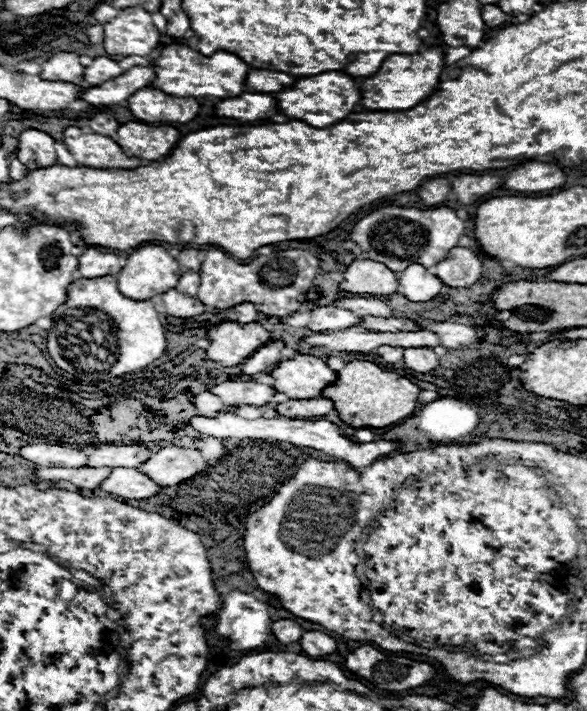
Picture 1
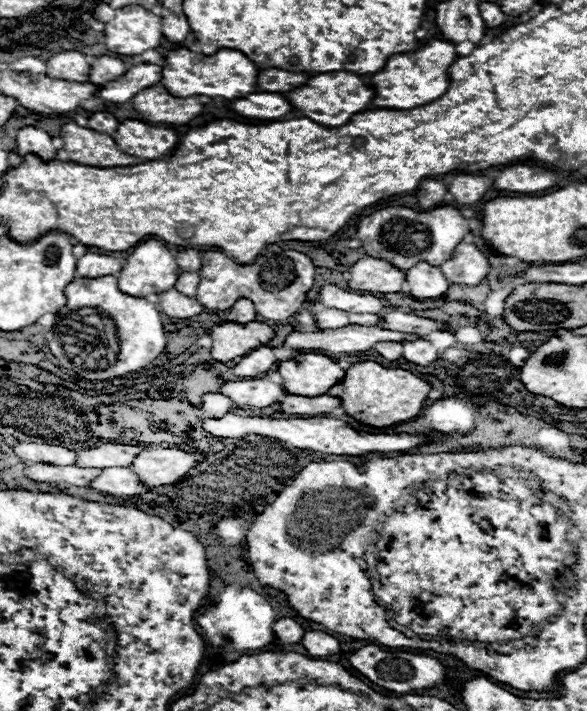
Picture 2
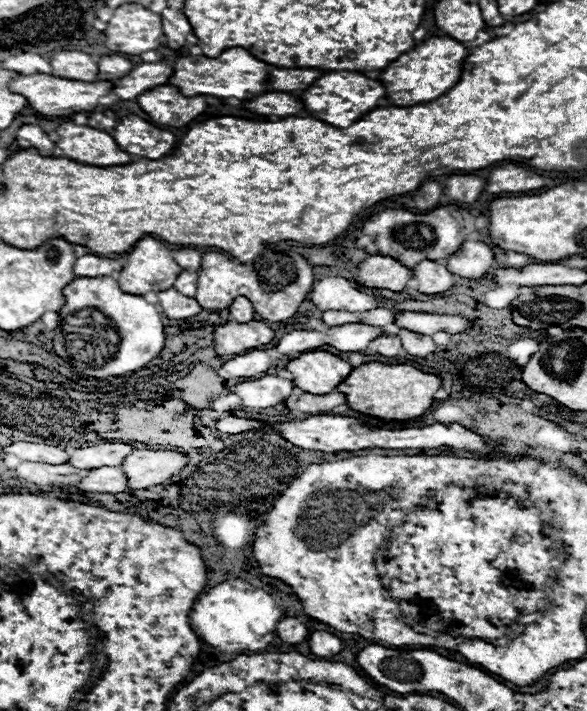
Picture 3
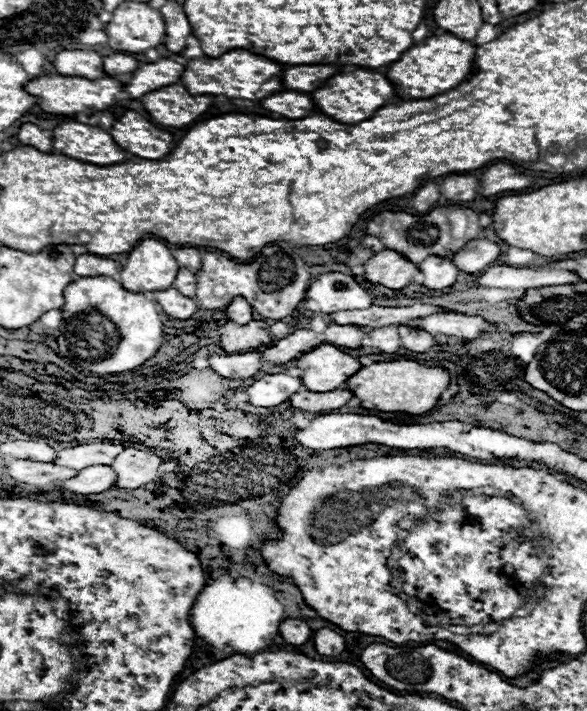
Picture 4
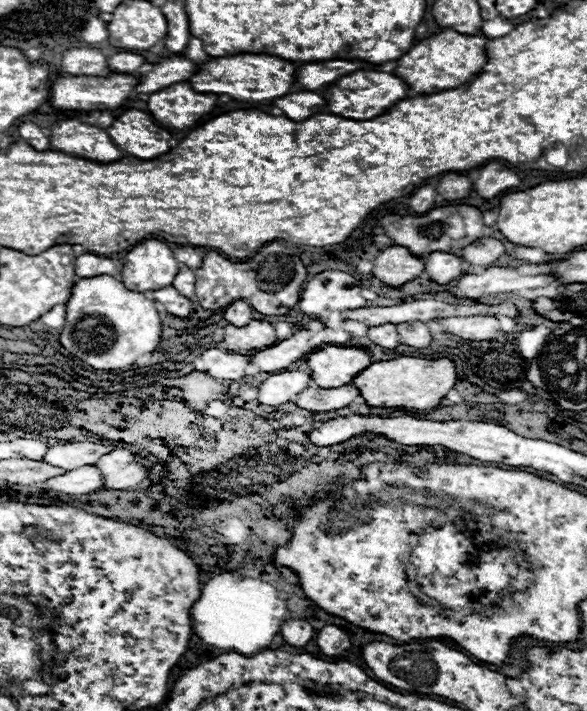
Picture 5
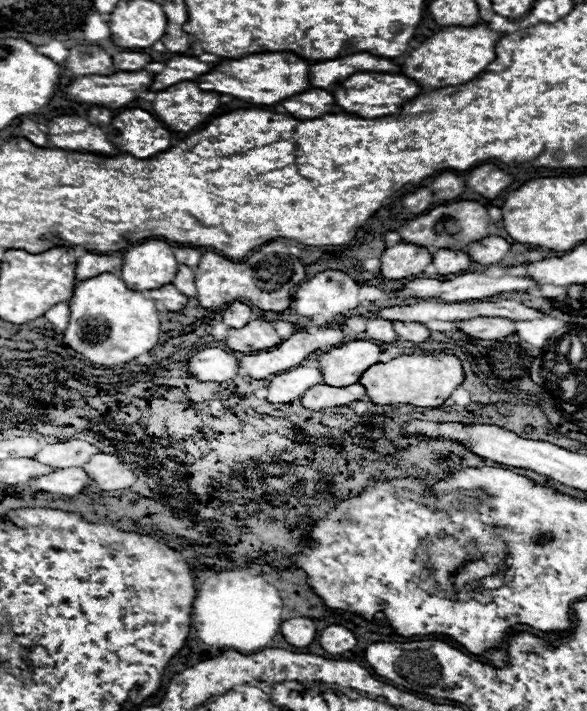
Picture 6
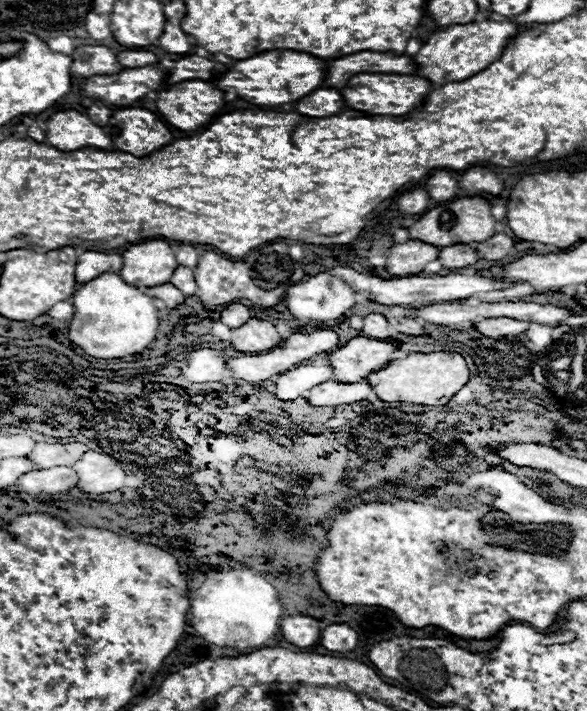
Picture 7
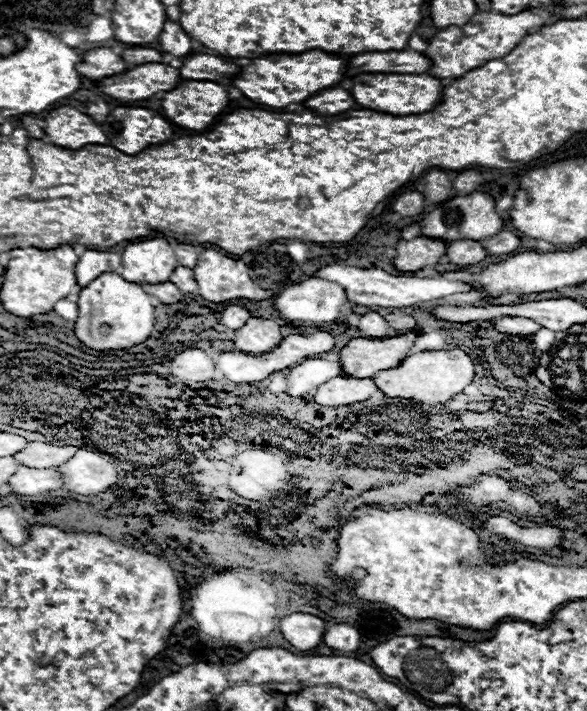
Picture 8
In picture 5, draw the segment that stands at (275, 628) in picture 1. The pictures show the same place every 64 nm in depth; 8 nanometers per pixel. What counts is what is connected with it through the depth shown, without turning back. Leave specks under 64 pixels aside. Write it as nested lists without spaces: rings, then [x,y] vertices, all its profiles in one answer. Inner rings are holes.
[[[300,618],[300,620],[286,620],[284,626],[280,626],[280,634],[284,636],[284,640],[288,644],[304,646],[304,644],[308,644],[312,640],[314,628],[304,618]]]

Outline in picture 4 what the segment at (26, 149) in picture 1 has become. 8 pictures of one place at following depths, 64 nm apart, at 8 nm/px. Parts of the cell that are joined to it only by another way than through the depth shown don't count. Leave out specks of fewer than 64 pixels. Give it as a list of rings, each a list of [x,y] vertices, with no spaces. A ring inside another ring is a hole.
[[[22,124],[18,130],[18,140],[24,146],[34,146],[40,152],[52,152],[52,138],[44,136],[44,132],[34,124]]]

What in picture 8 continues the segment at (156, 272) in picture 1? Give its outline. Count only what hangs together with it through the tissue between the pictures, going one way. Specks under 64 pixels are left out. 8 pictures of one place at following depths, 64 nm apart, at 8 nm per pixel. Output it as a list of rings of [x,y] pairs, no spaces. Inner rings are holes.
[[[164,238],[132,242],[122,252],[120,276],[134,284],[168,282],[178,266],[176,256]]]

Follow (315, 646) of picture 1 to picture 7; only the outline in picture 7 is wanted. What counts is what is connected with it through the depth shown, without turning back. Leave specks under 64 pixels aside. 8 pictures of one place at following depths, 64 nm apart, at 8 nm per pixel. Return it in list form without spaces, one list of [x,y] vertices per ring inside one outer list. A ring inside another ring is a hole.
[[[332,624],[320,634],[320,644],[330,652],[348,652],[358,644],[358,634],[348,624]]]

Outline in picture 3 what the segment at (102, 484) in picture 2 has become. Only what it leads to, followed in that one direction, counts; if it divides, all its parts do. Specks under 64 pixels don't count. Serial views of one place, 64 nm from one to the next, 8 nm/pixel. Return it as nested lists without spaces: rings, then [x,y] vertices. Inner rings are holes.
[[[102,466],[92,470],[80,484],[80,490],[84,492],[102,492],[102,494],[120,494],[120,492],[130,492],[132,488],[128,486],[128,476],[122,468],[116,466]]]

